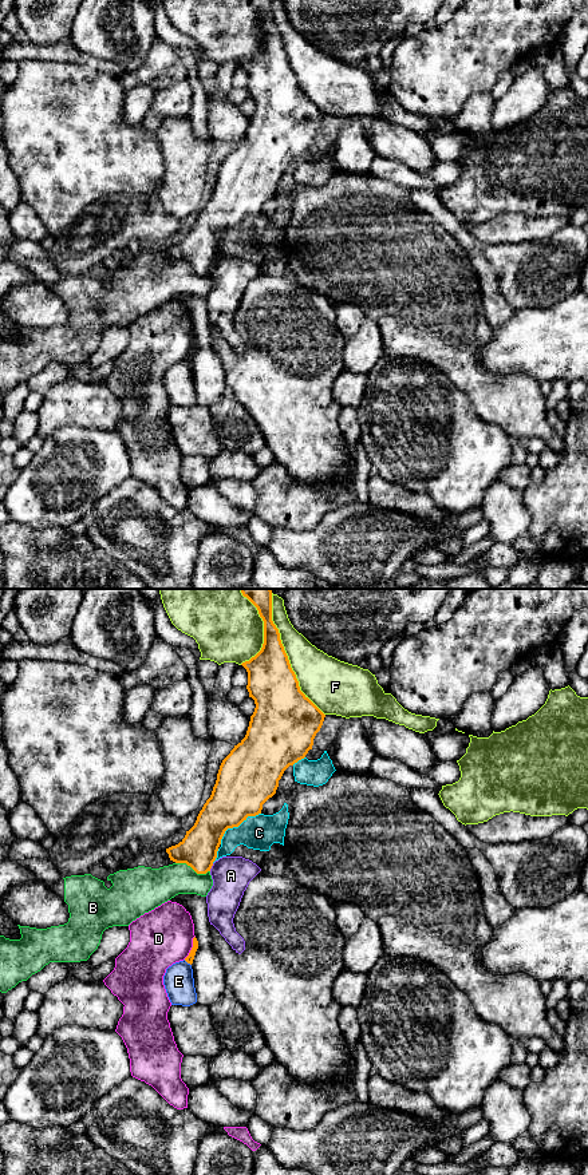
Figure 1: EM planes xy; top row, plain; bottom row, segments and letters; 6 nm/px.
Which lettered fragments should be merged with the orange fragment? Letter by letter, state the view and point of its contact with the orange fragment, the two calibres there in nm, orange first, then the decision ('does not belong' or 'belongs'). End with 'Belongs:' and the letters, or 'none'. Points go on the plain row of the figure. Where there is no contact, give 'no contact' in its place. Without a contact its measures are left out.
A: xy (210, 268) | 220/220 nm | does not belong
B: xy (193, 269) | 220/220 nm | does not belong
C: xy (236, 226) | 320/200 nm | does not belong
D: xy (192, 348) | 50/340 nm | does not belong
E: xy (188, 363) | 50/180 nm | does not belong
F: xy (287, 58) | 300/280 nm | does not belong
Belongs: none

